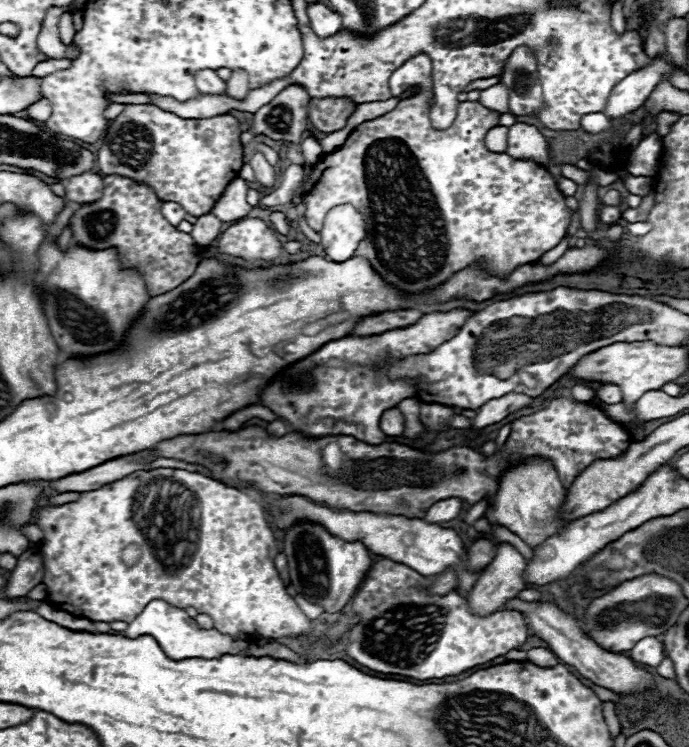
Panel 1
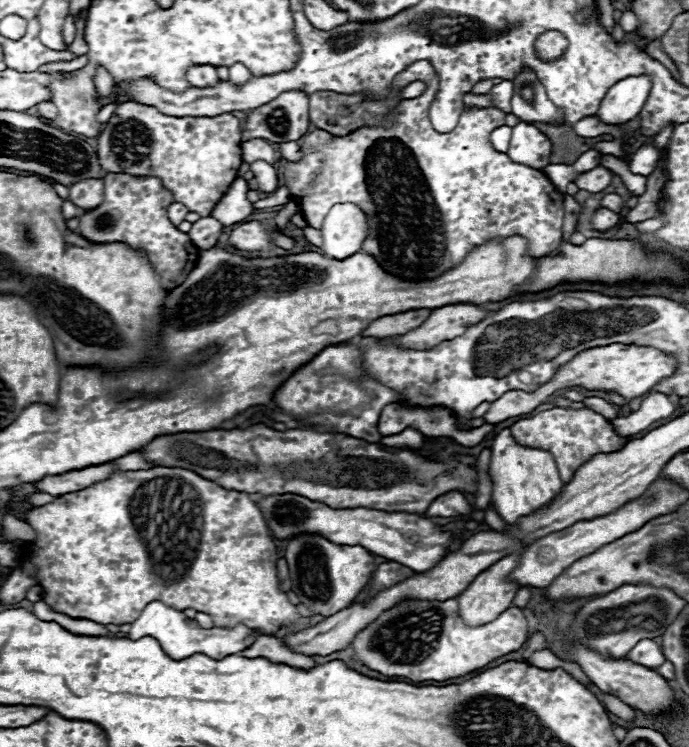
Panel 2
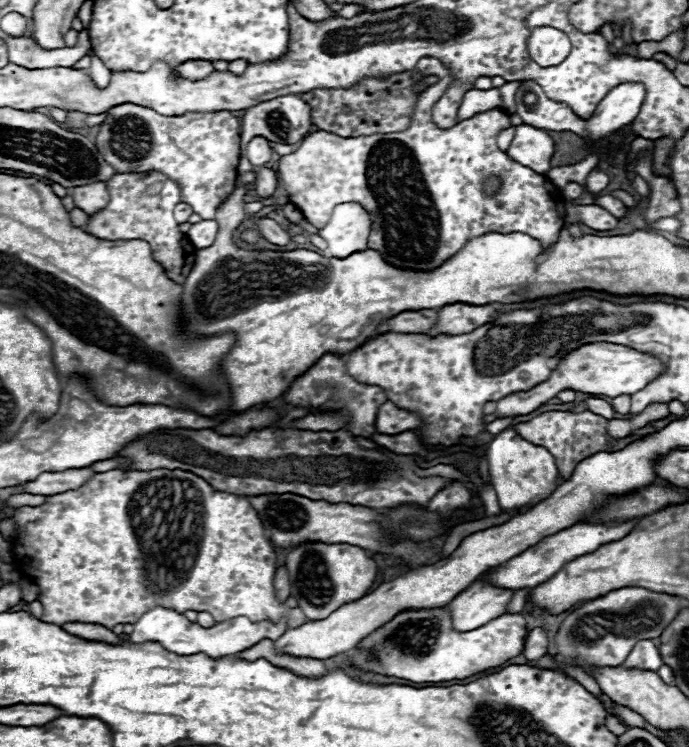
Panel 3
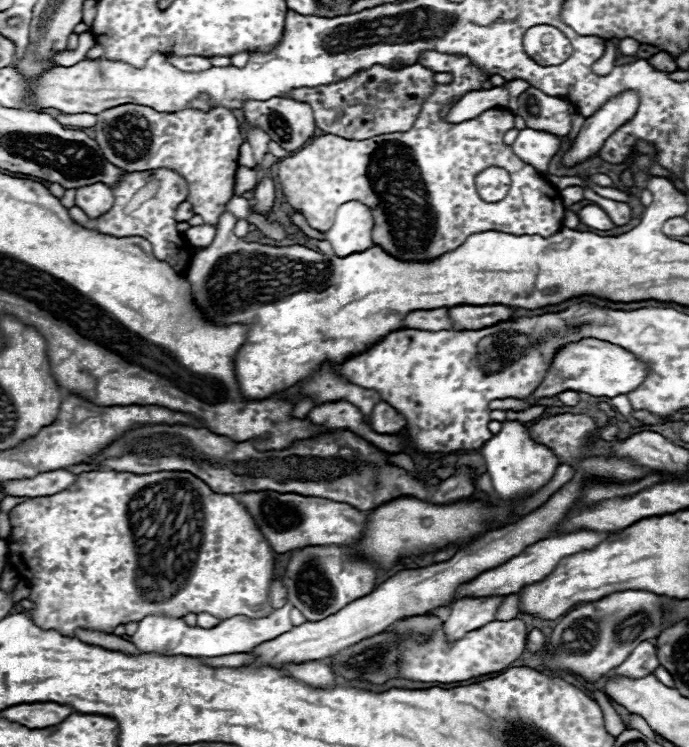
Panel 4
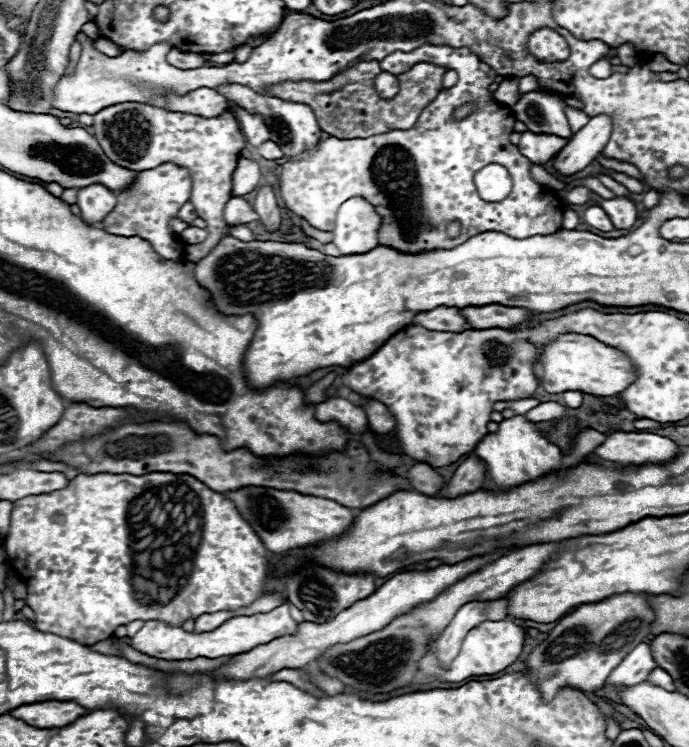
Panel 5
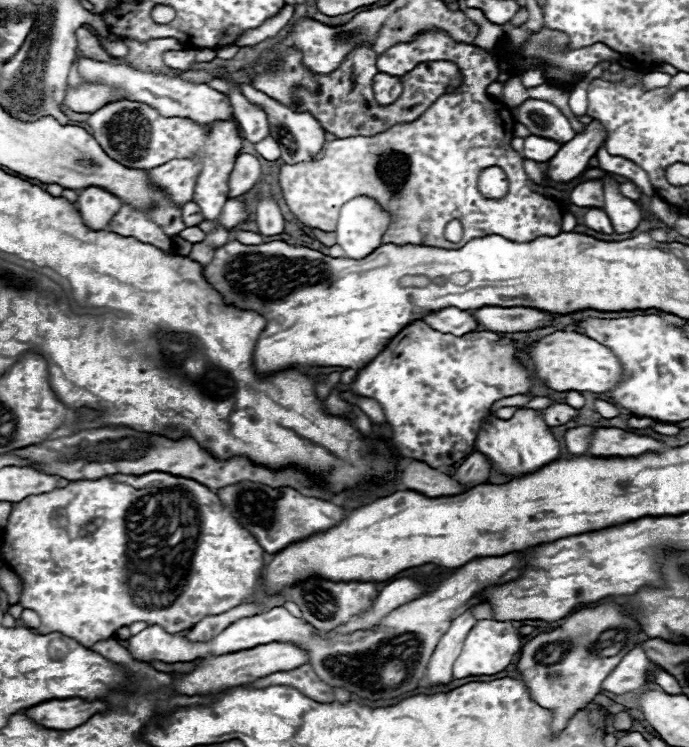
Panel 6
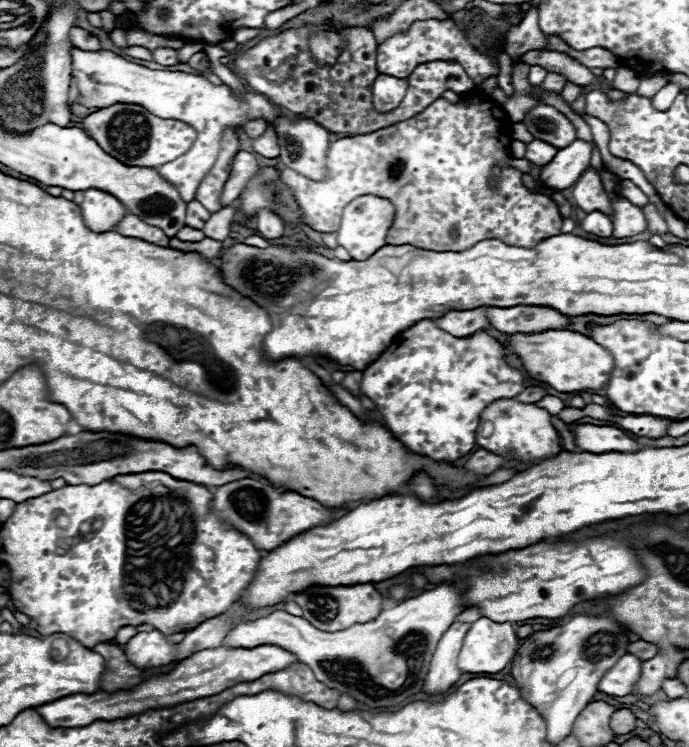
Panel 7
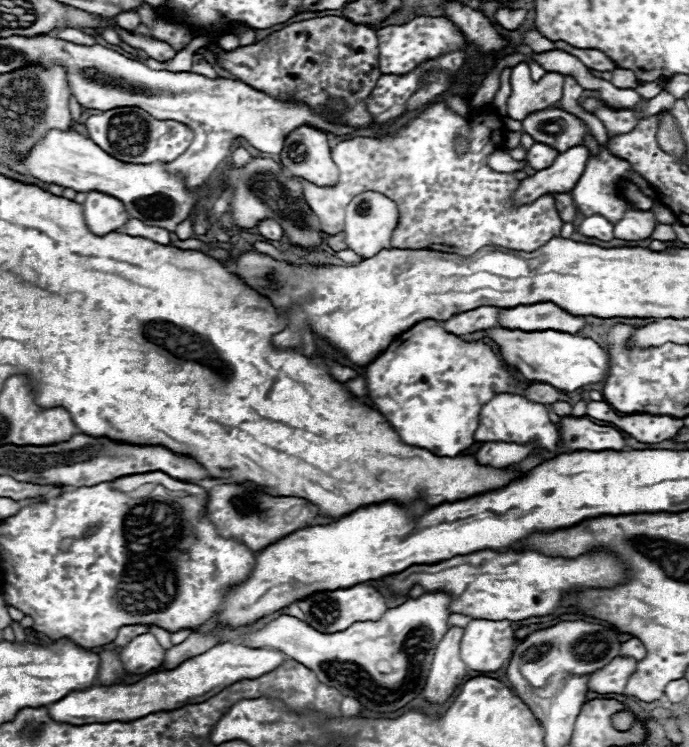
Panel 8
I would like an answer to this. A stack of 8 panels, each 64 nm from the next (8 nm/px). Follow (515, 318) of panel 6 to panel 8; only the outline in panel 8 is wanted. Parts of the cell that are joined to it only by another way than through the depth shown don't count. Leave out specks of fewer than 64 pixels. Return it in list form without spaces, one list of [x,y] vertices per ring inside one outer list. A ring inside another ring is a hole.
[[[544,302],[532,306],[502,308],[498,324],[508,330],[560,330],[574,334],[578,328],[582,328],[584,318],[572,316],[556,304]]]

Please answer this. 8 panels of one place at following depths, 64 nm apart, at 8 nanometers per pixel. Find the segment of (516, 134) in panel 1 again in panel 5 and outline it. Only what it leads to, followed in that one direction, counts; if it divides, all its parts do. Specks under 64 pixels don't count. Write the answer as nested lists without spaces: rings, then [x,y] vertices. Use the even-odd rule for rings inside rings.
[[[569,106],[566,107],[565,113],[567,118],[569,119],[569,123],[570,123],[573,135],[578,130],[580,130],[583,126],[585,126],[590,120],[590,117],[584,114],[583,111],[574,109]],[[522,132],[520,134],[520,142],[516,144],[518,152],[522,156],[526,156],[532,164],[544,166],[552,156],[556,156],[570,139],[558,138],[552,134],[536,134],[536,132]]]

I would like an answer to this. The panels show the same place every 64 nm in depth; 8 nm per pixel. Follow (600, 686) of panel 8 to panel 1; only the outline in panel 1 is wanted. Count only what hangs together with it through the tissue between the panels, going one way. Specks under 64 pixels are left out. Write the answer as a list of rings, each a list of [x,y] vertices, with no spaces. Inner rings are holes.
[[[642,638],[640,642],[636,642],[636,646],[628,652],[628,656],[634,662],[642,662],[648,666],[658,666],[664,660],[664,644],[658,638]]]

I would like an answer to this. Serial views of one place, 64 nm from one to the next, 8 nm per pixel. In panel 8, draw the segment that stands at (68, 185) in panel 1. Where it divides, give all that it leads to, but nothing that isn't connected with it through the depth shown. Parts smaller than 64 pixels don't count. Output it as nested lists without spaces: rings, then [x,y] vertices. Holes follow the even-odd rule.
[[[94,190],[88,192],[82,206],[84,206],[86,226],[94,234],[114,232],[120,226],[124,226],[130,218],[124,204],[118,198],[102,194],[102,192],[94,192]]]

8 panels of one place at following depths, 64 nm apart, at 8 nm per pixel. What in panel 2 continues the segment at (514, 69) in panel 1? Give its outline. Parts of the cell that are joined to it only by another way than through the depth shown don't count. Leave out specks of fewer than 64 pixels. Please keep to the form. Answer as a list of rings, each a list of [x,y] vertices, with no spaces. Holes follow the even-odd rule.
[[[524,68],[516,78],[510,80],[514,84],[514,94],[512,94],[512,114],[518,116],[524,122],[552,122],[556,118],[562,116],[562,112],[548,100],[544,86],[540,84],[540,80],[536,78],[534,70]]]

